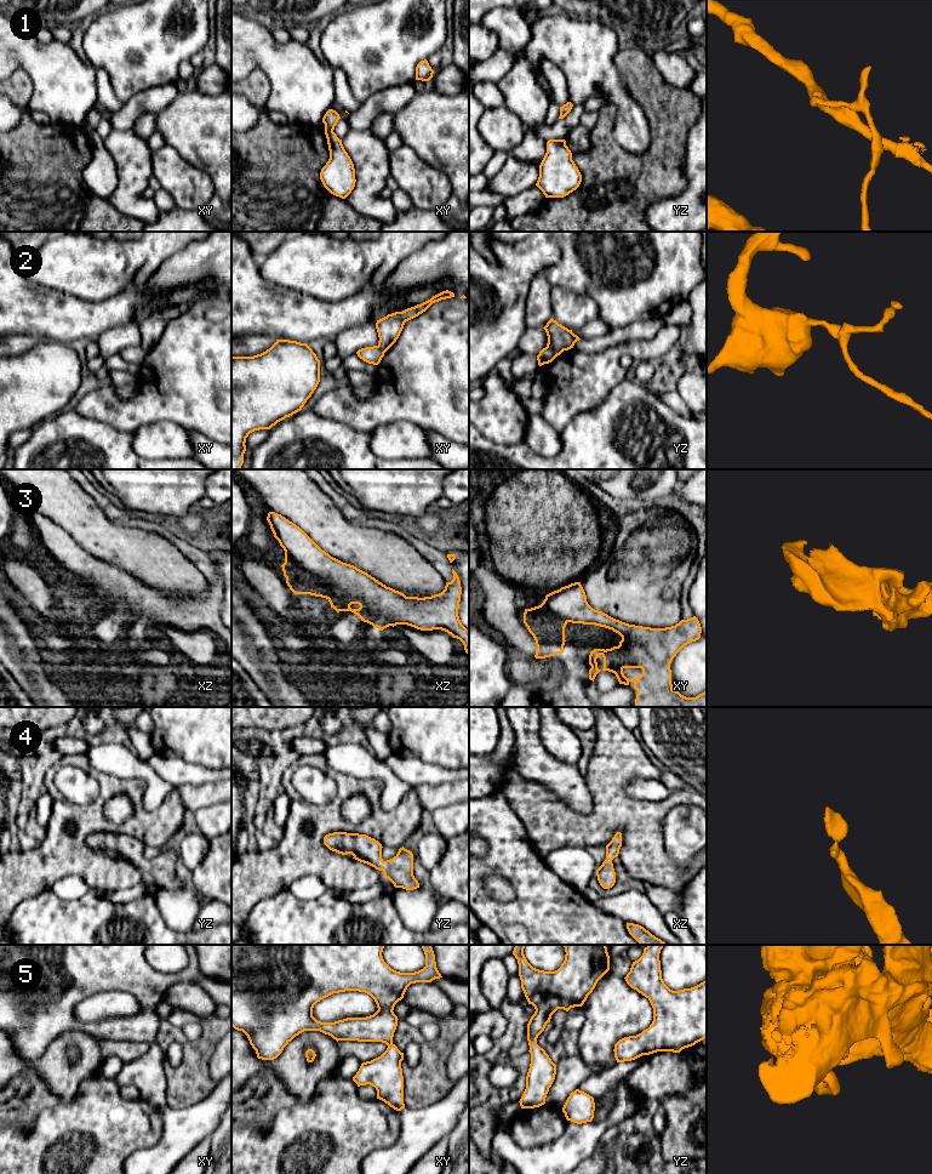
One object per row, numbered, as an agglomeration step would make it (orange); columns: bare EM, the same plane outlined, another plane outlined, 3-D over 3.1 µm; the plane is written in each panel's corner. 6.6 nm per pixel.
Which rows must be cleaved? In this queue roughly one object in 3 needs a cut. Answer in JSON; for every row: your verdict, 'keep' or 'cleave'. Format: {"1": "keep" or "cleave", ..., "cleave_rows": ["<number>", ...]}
{"1": "cleave", "2": "cleave", "3": "keep", "4": "keep", "5": "keep", "cleave_rows": ["1", "2"]}

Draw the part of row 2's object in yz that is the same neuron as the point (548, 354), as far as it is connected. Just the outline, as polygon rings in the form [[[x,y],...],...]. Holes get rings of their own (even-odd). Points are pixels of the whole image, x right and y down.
[[[551,347],[543,348],[537,355],[538,365],[542,366],[544,364],[551,363],[561,353],[562,353],[561,351],[558,351]]]

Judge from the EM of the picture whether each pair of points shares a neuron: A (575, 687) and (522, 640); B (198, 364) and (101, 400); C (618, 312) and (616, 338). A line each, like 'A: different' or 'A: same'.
A: same
B: same
C: different

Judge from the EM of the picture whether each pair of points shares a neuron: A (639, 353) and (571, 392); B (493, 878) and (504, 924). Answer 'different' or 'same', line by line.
A: same
B: different

